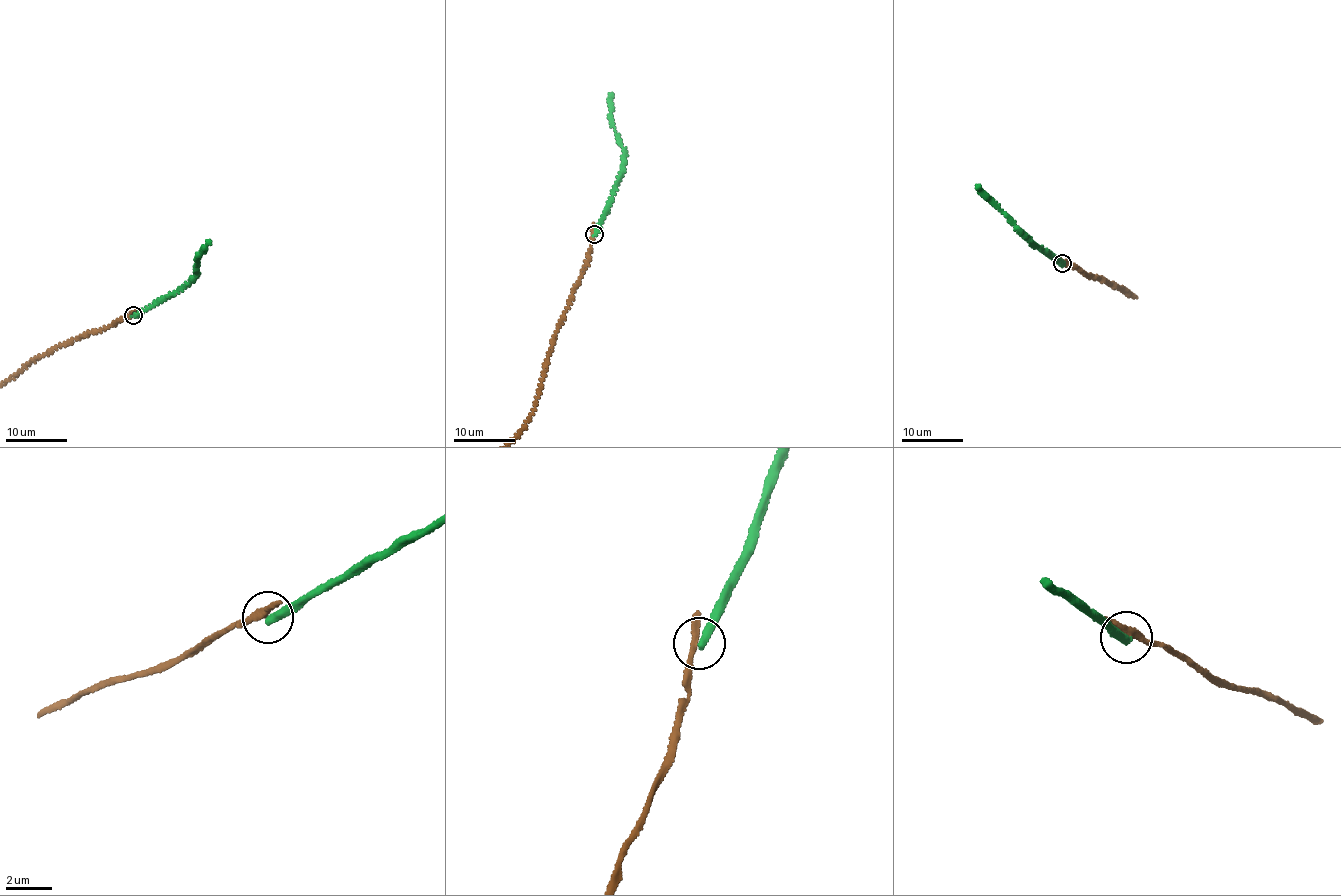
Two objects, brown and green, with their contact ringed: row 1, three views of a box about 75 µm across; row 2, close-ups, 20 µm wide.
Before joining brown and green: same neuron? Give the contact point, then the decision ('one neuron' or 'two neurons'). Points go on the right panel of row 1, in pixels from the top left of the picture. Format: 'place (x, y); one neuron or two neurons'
place (1062, 263); two neurons

